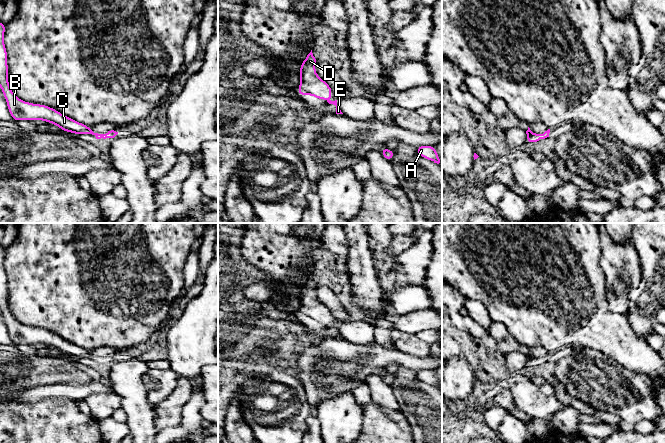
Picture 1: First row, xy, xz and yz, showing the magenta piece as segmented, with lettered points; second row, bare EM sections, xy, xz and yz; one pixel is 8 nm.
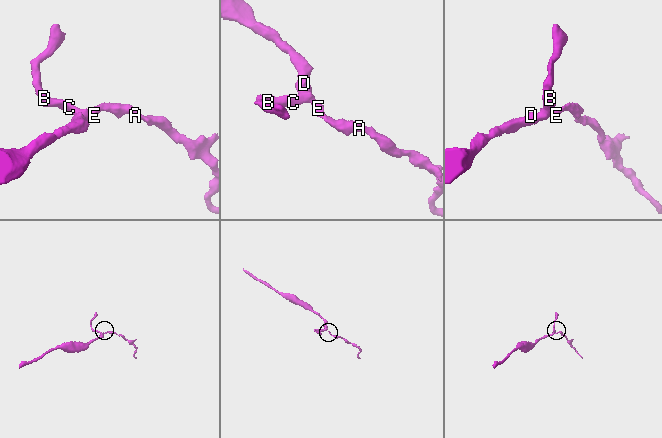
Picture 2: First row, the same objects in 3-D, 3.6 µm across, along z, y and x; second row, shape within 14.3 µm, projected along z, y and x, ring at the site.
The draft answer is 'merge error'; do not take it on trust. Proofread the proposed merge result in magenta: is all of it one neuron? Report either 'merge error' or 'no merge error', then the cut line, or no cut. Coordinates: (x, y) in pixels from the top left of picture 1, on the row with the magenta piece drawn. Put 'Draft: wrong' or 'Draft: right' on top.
Draft: wrong
no merge error | no cut

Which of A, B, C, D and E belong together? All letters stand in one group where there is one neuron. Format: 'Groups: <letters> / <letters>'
Groups: A B C D E

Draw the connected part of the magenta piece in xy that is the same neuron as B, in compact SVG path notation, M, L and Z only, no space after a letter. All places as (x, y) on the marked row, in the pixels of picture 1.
M0 22L0 87L4 94L9 113L13 120L42 120L52 123L64 132L75 133L78 136L88 134L96 139L114 138L118 132L111 130L104 134L95 132L89 126L75 121L59 111L42 104L33 104L19 99L11 90L8 82L7 50L4 44L6 23Z

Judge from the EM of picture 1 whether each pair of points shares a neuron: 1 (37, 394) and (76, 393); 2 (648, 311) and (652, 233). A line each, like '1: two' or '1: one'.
1: one
2: one

